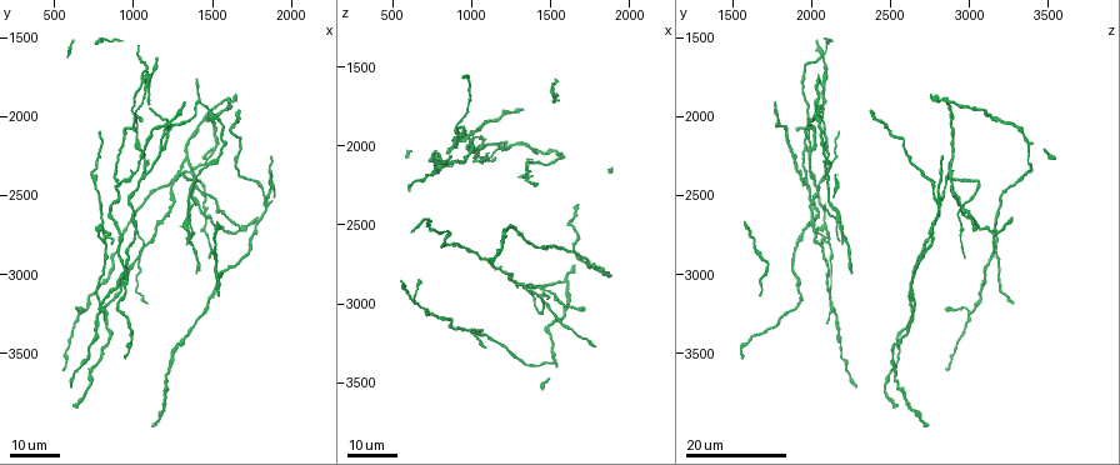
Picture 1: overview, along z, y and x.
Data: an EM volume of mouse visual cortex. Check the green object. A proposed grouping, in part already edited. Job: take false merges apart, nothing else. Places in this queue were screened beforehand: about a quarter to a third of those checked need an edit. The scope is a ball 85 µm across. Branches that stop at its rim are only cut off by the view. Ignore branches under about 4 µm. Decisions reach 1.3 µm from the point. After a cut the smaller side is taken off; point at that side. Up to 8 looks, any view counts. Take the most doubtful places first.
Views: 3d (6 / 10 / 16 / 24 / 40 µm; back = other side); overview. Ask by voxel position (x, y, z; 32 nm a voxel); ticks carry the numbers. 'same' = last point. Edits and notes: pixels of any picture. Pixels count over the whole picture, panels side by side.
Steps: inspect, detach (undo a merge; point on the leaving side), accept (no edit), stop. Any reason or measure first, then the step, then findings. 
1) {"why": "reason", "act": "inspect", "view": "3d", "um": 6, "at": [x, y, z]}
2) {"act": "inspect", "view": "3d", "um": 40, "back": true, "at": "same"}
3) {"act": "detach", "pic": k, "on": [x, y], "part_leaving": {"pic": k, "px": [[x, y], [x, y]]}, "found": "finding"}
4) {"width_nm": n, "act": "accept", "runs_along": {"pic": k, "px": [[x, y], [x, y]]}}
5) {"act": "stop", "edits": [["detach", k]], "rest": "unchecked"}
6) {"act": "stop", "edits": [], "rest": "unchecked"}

{"why": "side arm on a straight run", "act": "inspect", "view": "3d", "um": 16, "at": [1340, 2680, 2160]}

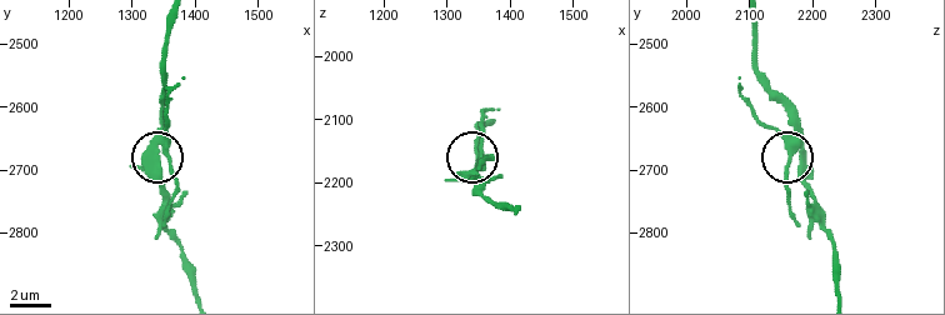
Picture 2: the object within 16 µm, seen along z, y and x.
{"act": "inspect", "view": "3d", "um": 6, "at": [1355, 2680, 2170]}

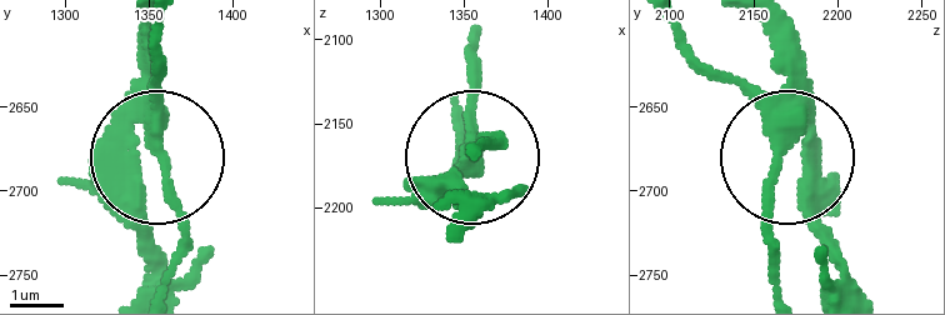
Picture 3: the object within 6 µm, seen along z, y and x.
{"act": "inspect", "view": "3d", "um": 6, "back": true, "at": [1354, 2676, 2166]}

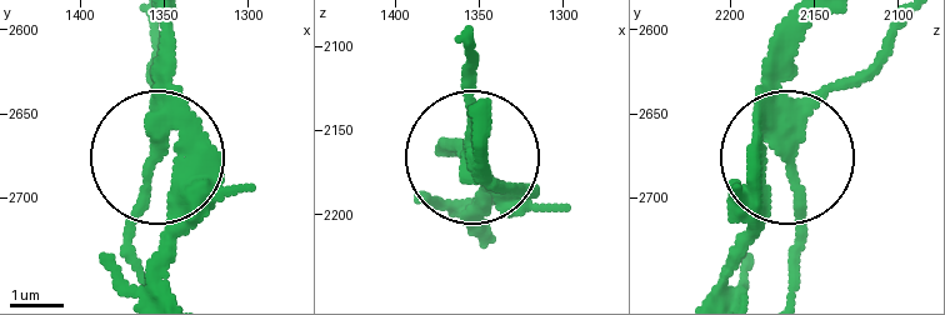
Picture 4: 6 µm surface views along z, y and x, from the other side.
{"width_nm": 320, "act": "detach", "pic": 4, "on": [469, 93], "part_leaving": {"pic": 4, "px": [[766, 114], [794, 190], [794, 285]]}, "found": "two neurons meet here"}

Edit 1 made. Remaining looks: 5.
{"act": "inspect", "view": "overview"}

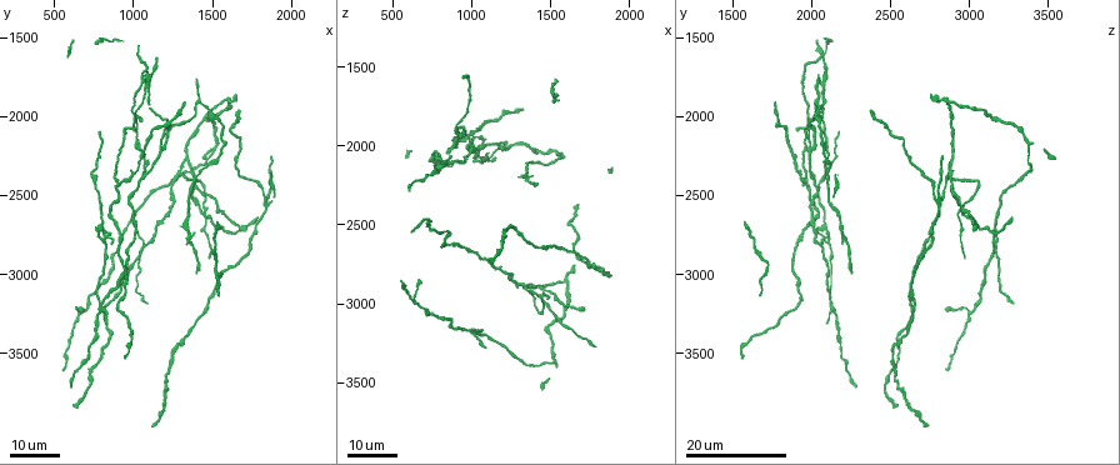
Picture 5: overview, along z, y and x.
{"why": "arms run side by side", "act": "inspect", "view": "3d", "um": 24, "at": [900, 2420, 1980]}

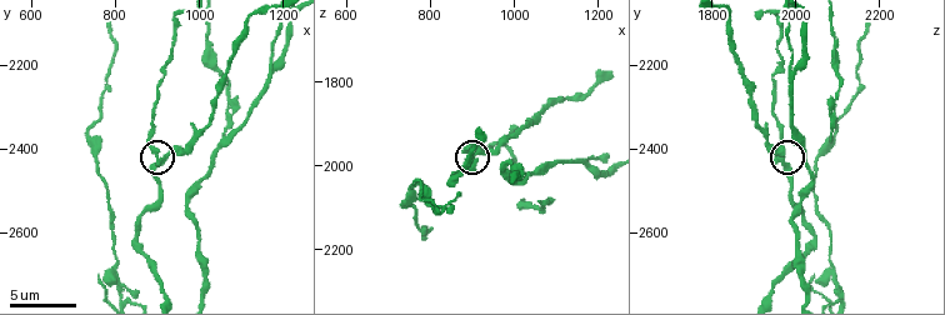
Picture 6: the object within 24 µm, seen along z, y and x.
{"why": "closer look", "act": "inspect", "view": "3d", "um": 10, "at": [910, 2435, 1965]}

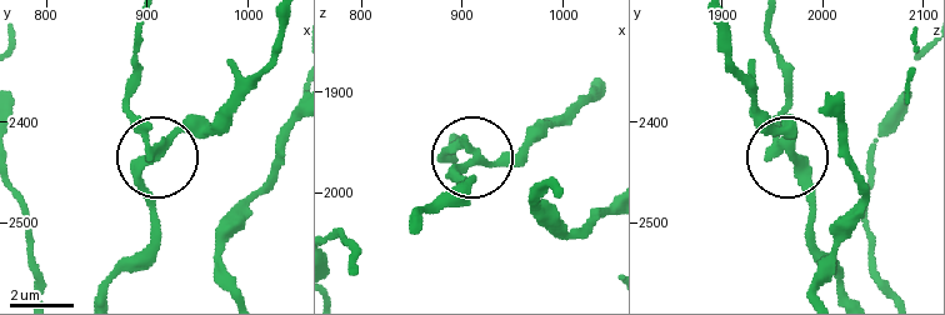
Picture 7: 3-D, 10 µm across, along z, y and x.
{"side_arm_um": 25, "act": "detach", "pic": 7, "on": [126, 108], "part_leaving": {"pic": 7, "px": [[159, 146], [129, 98], [136, 25]]}, "found": "two neurons meet here"}

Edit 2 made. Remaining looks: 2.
{"why": "side arm on a straight run", "act": "inspect", "view": "3d", "um": 16, "at": [1000, 2640, 3180]}

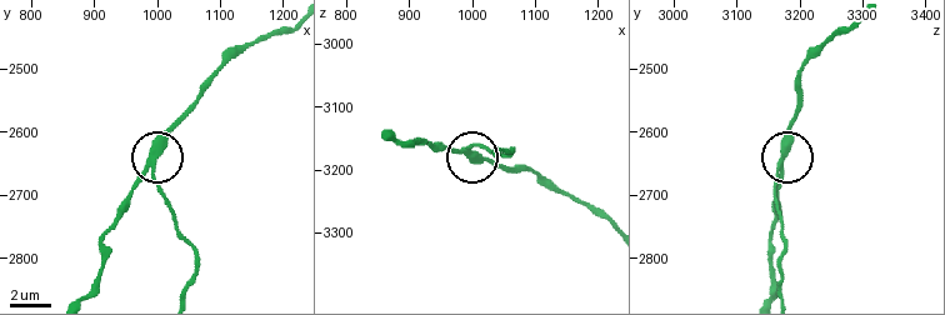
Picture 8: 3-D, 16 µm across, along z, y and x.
{"act": "inspect", "view": "3d", "um": 6, "at": [990, 2660, 3170]}

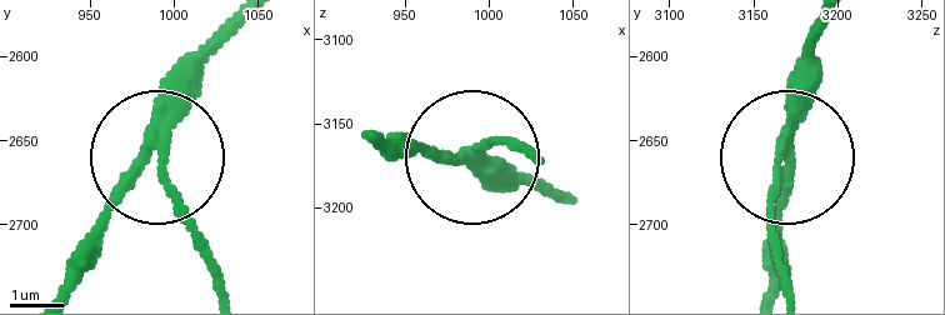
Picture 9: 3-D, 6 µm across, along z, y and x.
{"side_arm_um": 21, "arms": 3, "act": "detach", "pic": 9, "on": [180, 214], "found": "a second neuron is stuck on"}

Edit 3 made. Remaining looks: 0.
{"act": "stop", "edits": [["detach", 4], ["detach", 7], ["detach", 9]], "rest": "unchecked"}

